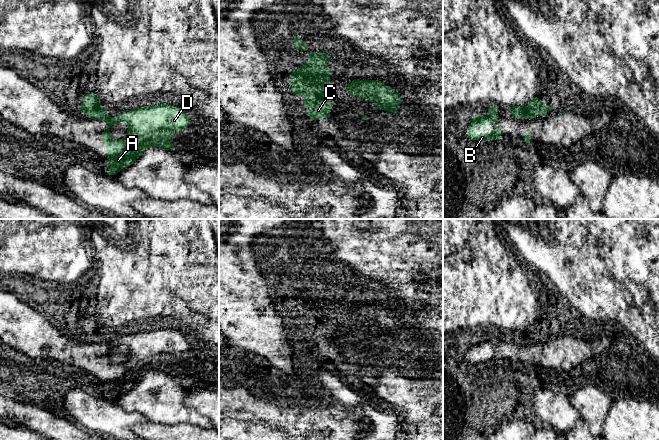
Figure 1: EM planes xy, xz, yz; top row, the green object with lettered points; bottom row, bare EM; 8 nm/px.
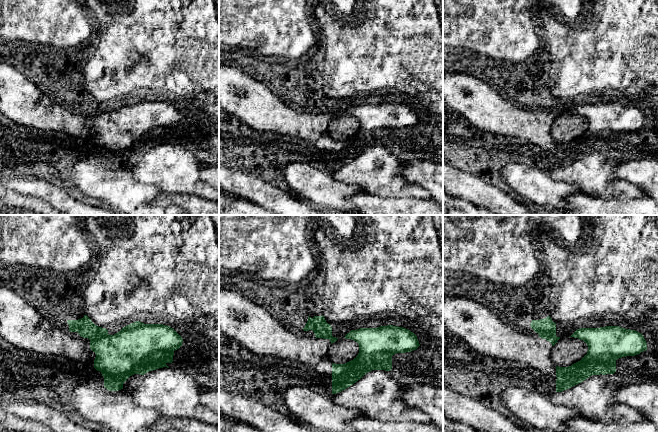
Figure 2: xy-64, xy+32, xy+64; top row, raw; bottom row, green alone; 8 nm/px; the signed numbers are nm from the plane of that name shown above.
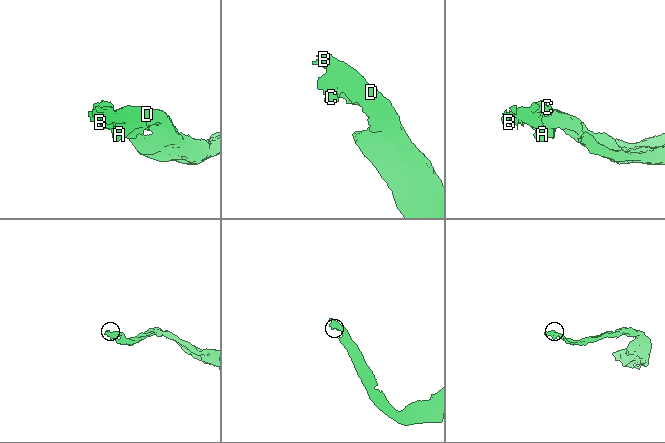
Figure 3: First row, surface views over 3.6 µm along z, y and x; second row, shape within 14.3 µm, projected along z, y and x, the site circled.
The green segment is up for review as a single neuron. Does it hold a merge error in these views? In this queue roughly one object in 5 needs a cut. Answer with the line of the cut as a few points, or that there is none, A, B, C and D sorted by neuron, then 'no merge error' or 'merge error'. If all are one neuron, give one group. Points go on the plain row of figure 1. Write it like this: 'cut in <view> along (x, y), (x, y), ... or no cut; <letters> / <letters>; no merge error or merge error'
no cut; A B C D; no merge error

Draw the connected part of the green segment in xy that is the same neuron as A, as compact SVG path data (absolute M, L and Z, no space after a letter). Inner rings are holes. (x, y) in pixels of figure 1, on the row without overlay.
M94 317L84 318L79 335L90 343L106 345L102 365L108 377L108 399L116 399L124 394L148 372L175 374L173 360L192 348L181 332L166 327L126 334L118 340L109 341L107 333ZM119 347L127 349L127 359L113 364L109 351Z

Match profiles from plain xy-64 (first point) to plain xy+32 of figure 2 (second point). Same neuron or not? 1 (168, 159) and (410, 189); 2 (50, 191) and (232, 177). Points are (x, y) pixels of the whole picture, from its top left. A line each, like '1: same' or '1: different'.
1: same
2: same

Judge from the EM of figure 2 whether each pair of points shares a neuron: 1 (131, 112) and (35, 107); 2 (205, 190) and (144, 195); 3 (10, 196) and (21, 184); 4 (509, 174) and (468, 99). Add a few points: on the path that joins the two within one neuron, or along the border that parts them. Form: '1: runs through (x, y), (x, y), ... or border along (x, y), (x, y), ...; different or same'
1: runs through (107, 119), (59, 117); same
2: border along (141, 182), (152, 184), (163, 193); different
3: border along (10, 186), (25, 194), (34, 195), (39, 198); different
4: border along (499, 169), (499, 175), (509, 186); different

